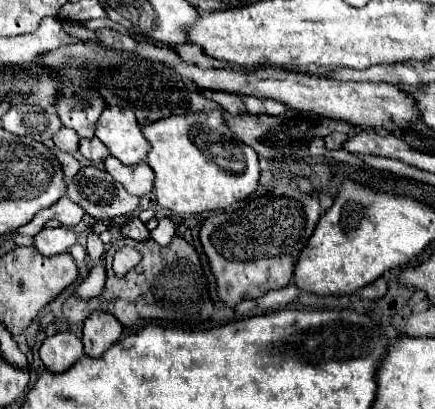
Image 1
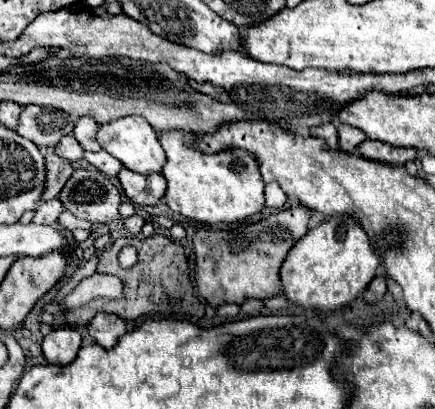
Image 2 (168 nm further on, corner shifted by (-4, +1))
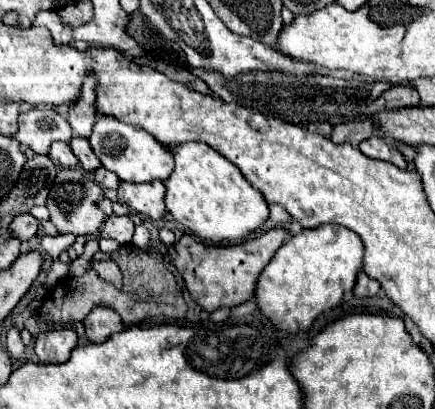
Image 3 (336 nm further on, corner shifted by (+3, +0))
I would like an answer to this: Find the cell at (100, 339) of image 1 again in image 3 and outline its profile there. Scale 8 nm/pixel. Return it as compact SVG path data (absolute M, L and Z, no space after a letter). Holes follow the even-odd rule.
M97 307L85 317L85 331L91 343L103 343L107 341L113 333L123 331L125 325L121 317L107 307Z

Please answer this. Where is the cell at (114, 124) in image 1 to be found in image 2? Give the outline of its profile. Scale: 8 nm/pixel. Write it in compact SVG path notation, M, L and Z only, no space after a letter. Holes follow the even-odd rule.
M126 116L126 118L106 122L106 124L100 126L96 138L106 152L116 156L132 172L138 172L138 174L160 172L164 162L166 162L164 150L158 142L158 134L154 132L154 128L142 116Z

